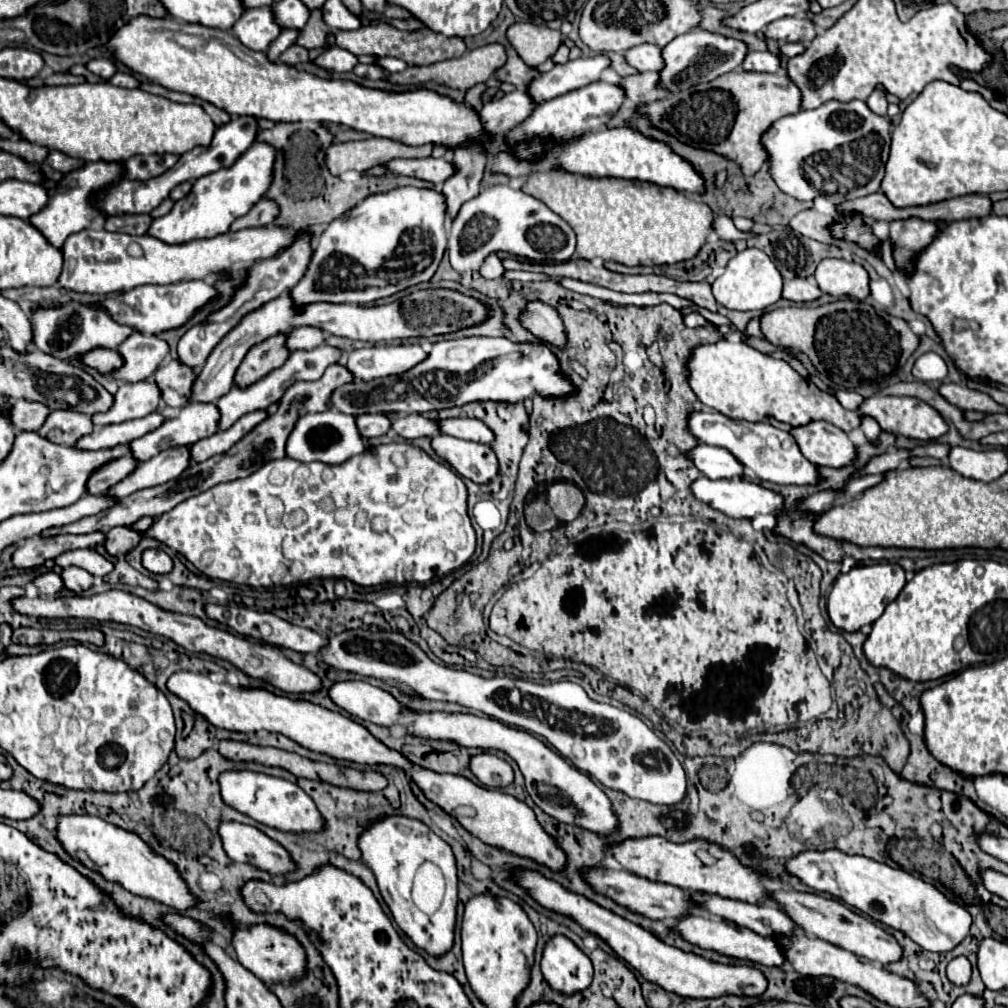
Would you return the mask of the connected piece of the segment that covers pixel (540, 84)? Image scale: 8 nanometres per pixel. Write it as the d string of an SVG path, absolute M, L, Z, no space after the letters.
M597 55L597 57L579 57L573 63L565 63L565 65L555 65L551 71L547 73L539 73L527 87L527 95L531 95L531 99L535 99L535 103L545 103L553 97L565 95L573 89L585 87L593 81L599 79L601 71L609 67L609 59L605 55Z

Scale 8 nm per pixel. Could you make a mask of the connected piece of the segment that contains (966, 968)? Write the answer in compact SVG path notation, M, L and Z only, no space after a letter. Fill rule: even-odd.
M959 955L951 959L951 963L947 965L947 979L955 985L965 985L971 979L971 963L967 961L967 957Z

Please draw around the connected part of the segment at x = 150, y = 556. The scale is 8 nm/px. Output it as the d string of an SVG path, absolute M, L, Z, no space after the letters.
M147 549L147 551L143 551L143 567L151 573L163 575L163 573L169 573L173 569L173 561L161 549Z

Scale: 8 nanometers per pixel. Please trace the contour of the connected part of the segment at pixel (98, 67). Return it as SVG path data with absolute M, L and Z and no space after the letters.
M101 57L101 59L93 59L93 61L89 61L89 63L87 63L87 69L89 69L91 73L103 77L103 79L113 77L113 73L117 71L117 69L115 69L115 63L113 63L111 59L103 59L103 57Z

